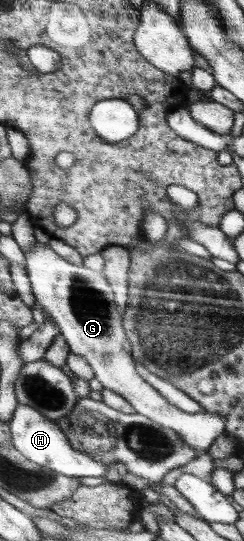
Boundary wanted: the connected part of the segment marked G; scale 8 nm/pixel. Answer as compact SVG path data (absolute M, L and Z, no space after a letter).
M40 244L24 252L25 269L38 302L57 323L69 351L84 358L104 388L118 393L132 405L136 413L148 417L165 428L174 430L197 455L206 454L214 440L225 433L222 414L200 411L186 413L158 393L137 371L131 353L124 351L126 332L123 316L118 313L115 297L101 270L86 265L72 265L59 257L49 245Z

